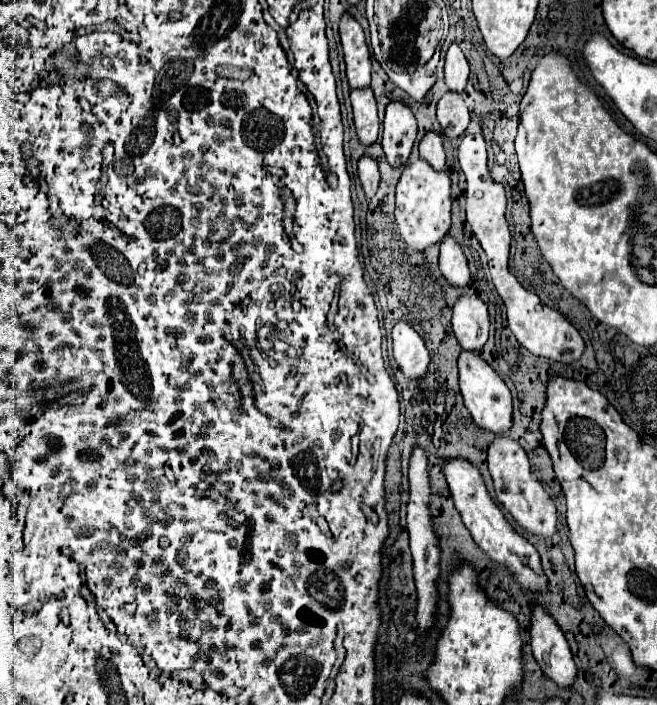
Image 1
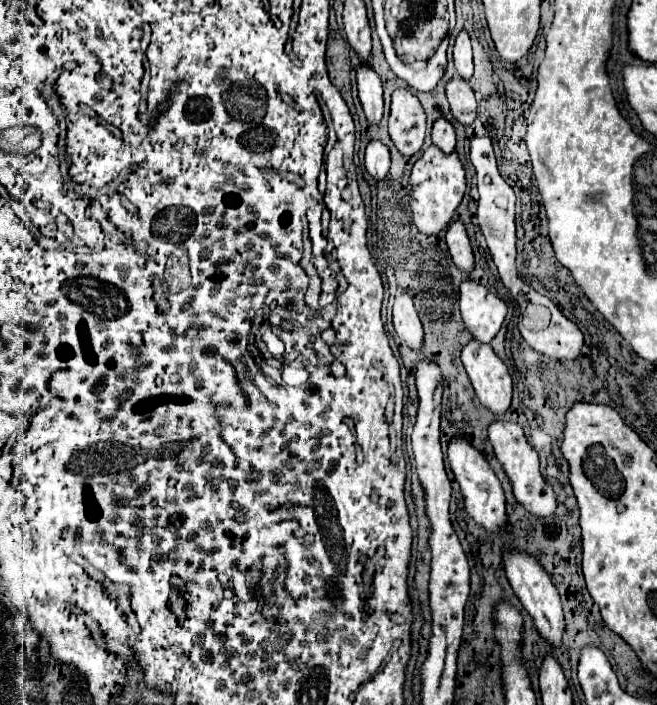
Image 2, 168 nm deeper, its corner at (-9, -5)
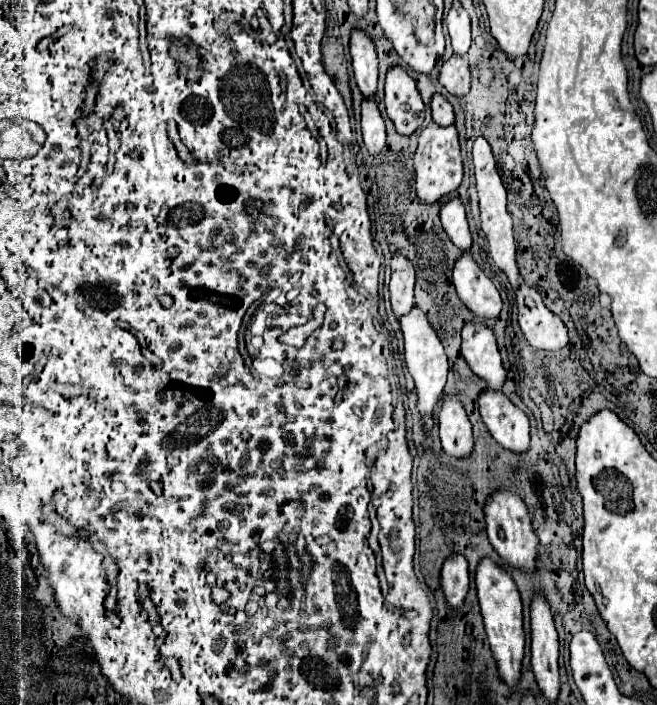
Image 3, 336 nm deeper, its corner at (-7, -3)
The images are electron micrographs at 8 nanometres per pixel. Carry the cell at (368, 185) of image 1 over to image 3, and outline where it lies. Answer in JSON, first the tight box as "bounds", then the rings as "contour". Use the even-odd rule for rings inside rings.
{"bounds":[361,100,385,156],"contour":[[[363,100],[361,106],[361,130],[363,130],[363,142],[371,156],[377,156],[385,146],[385,122],[381,118],[381,112],[375,102]]]}

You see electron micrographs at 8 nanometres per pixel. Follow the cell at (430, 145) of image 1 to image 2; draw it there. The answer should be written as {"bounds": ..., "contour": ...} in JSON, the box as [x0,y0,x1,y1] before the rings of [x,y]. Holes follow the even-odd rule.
{"bounds":[433,118,455,152],"contour":[[[445,118],[435,120],[433,124],[433,144],[439,146],[443,152],[453,152],[455,148],[455,128],[451,126],[451,122],[447,122]]]}

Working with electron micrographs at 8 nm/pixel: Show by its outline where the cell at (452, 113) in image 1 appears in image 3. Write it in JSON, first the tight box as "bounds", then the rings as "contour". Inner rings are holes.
{"bounds":[439,54,471,98],"contour":[[[453,54],[439,72],[439,82],[443,88],[447,88],[449,94],[461,98],[469,94],[471,88],[471,74],[469,74],[469,64],[463,56]]]}

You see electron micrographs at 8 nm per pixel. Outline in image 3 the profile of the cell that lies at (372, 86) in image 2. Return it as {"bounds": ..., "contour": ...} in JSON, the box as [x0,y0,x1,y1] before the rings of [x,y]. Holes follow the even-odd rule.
{"bounds":[349,28,377,100],"contour":[[[355,28],[351,32],[349,50],[351,50],[351,60],[353,60],[353,72],[355,72],[357,86],[359,86],[361,94],[365,96],[365,100],[373,100],[373,96],[377,92],[377,54],[375,54],[375,46],[363,30]]]}

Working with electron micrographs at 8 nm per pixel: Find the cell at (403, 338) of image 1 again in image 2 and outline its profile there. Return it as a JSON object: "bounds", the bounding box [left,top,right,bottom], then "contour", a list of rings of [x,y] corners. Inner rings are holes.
{"bounds":[393,294,423,350],"contour":[[[399,294],[393,304],[393,326],[395,332],[415,350],[421,348],[423,342],[423,328],[419,314],[413,306],[413,298],[409,294]]]}

